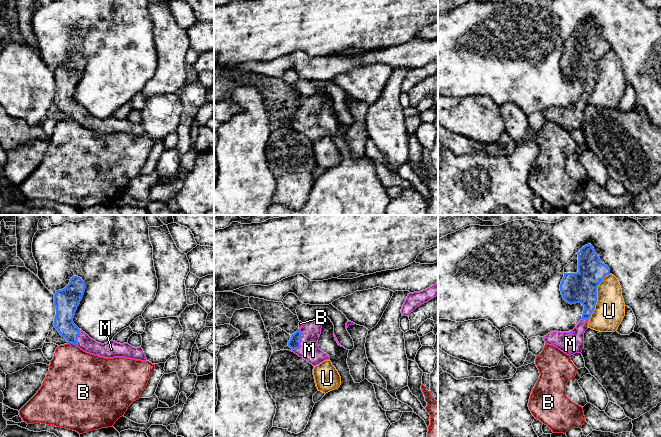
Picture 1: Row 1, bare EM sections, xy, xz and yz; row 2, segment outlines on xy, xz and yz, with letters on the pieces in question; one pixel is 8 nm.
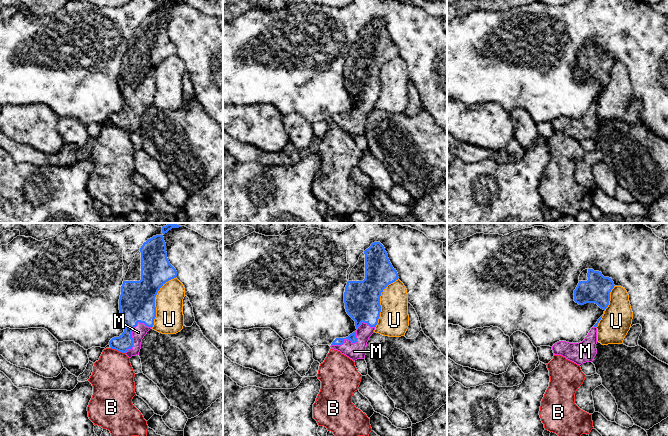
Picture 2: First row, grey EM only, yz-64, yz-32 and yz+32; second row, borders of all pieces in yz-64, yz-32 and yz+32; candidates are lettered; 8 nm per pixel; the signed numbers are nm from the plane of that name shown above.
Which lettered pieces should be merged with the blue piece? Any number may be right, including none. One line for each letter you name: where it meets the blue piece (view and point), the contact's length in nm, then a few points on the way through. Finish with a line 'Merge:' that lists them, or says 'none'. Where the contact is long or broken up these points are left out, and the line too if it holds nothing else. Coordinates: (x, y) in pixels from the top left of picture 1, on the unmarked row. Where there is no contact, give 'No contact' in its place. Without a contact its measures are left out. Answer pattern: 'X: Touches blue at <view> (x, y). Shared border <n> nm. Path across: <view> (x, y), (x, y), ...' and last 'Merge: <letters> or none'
M: Touches blue at xz (300, 117). Shared border 190 nm. Path across: xz (294, 119), (300, 117), (310, 106)
Merge: M

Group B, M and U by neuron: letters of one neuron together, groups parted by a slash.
B / M / U

